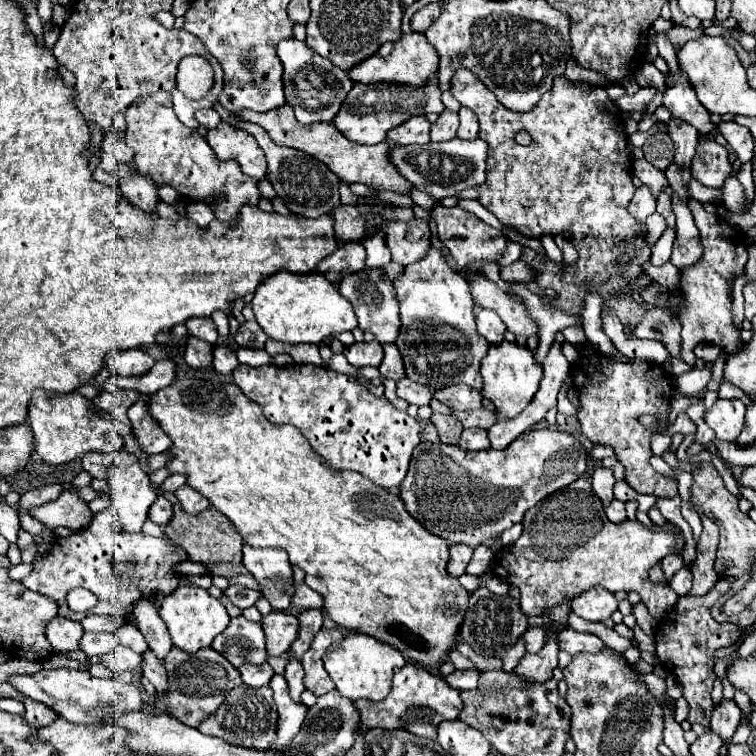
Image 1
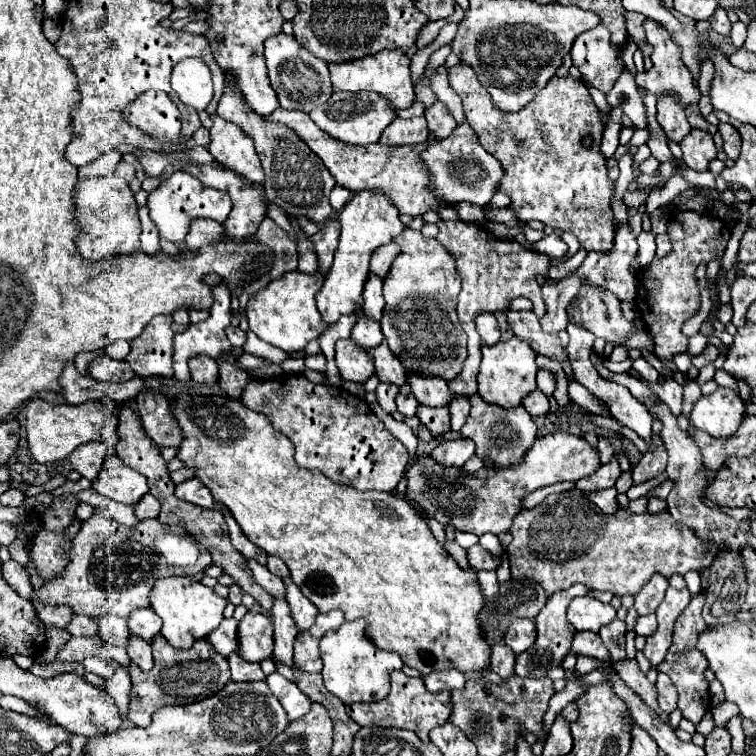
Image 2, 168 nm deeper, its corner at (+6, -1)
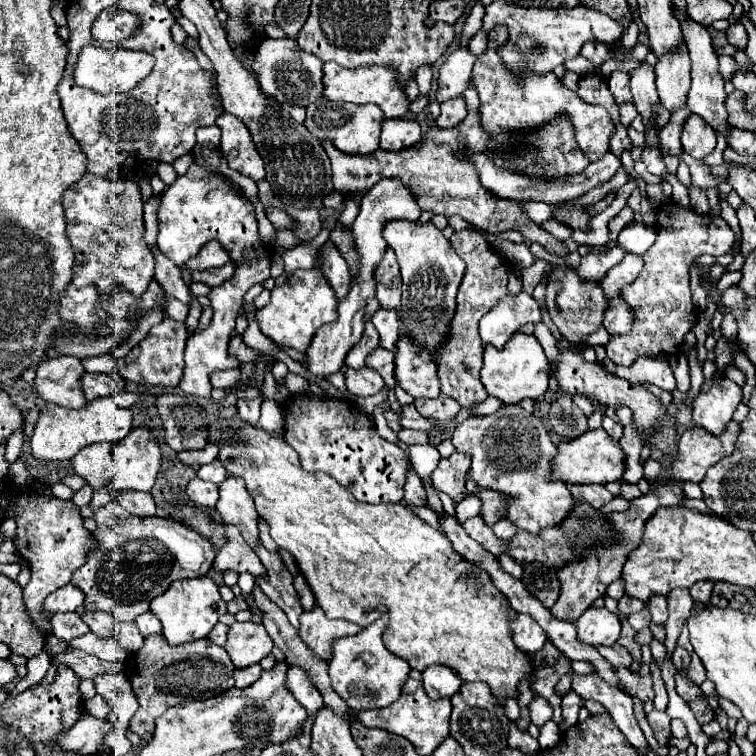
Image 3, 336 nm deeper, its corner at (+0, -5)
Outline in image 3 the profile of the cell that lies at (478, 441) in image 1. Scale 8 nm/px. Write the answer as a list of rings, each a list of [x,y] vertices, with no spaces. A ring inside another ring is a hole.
[[[454,451],[450,457],[440,459],[438,467],[432,473],[432,483],[436,489],[448,493],[454,503],[464,499],[466,493],[466,473],[470,469],[470,457],[466,457],[466,453],[458,453]]]

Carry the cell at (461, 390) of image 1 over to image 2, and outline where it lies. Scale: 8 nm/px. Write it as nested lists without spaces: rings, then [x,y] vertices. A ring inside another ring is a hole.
[[[408,373],[406,383],[410,385],[410,393],[420,401],[420,405],[440,407],[448,405],[454,399],[452,393],[448,393],[448,383],[442,377]]]

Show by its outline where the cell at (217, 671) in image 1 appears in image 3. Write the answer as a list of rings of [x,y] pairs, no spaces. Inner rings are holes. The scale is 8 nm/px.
[[[150,635],[138,653],[132,653],[126,661],[126,677],[138,697],[138,711],[130,721],[130,731],[142,737],[146,743],[154,733],[154,721],[166,709],[196,699],[210,699],[226,689],[234,687],[234,665],[224,647],[214,645],[210,639],[198,639],[186,645],[172,647],[164,635]]]

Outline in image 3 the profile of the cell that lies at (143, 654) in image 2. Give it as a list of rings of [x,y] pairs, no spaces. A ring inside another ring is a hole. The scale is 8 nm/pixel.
[[[118,623],[116,637],[118,637],[120,645],[128,653],[136,653],[142,647],[142,643],[144,643],[144,637],[140,635],[140,631],[138,631],[138,627],[134,623]]]

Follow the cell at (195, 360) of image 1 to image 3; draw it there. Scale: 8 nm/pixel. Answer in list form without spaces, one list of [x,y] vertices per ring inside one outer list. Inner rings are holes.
[[[238,369],[214,371],[214,373],[210,375],[210,383],[212,383],[212,387],[228,389],[228,387],[234,387],[238,381],[240,381],[240,371],[238,371]]]

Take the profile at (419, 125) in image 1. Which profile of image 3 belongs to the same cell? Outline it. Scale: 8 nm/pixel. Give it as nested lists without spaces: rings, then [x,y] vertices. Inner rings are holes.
[[[386,119],[382,125],[380,149],[398,151],[416,145],[422,139],[422,129],[418,121],[410,119]]]

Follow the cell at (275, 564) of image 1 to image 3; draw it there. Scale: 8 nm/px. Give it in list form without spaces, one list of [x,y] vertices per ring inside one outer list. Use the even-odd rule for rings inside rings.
[[[226,477],[226,481],[220,483],[220,499],[216,503],[216,511],[224,523],[234,525],[242,533],[250,547],[262,545],[254,501],[250,501],[250,495],[238,477]]]

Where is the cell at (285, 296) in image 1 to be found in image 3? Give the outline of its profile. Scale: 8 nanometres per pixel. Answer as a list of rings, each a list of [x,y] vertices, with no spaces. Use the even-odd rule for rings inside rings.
[[[298,269],[288,275],[286,283],[272,289],[270,303],[262,309],[256,309],[256,321],[260,325],[260,331],[278,347],[290,347],[306,353],[318,327],[332,323],[338,317],[336,303],[338,299],[320,269]]]

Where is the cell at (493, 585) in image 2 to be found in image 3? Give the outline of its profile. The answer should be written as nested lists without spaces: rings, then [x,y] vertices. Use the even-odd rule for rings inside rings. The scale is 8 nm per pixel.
[[[516,613],[514,619],[510,619],[510,629],[512,629],[512,639],[514,645],[532,655],[536,651],[540,651],[544,647],[546,641],[546,633],[544,629],[534,621],[534,617],[524,615],[524,613]]]

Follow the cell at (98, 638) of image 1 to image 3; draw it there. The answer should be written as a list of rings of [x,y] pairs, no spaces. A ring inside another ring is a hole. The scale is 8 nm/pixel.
[[[68,649],[66,653],[60,653],[54,657],[48,673],[46,673],[46,679],[42,679],[42,683],[50,683],[52,677],[56,675],[58,671],[58,665],[66,665],[70,667],[80,679],[94,679],[96,675],[100,673],[108,673],[112,667],[110,663],[98,659],[96,655],[90,655],[86,651],[80,651],[80,649]]]

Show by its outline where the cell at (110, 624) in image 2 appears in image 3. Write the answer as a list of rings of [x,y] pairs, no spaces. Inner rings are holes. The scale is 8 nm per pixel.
[[[82,613],[84,623],[90,627],[92,633],[96,633],[102,639],[108,639],[114,635],[114,629],[118,625],[118,621],[114,621],[114,617],[110,617],[110,613]]]

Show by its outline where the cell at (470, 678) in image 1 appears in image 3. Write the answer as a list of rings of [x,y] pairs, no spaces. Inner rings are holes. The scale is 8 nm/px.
[[[428,667],[424,673],[422,673],[422,685],[424,685],[424,691],[432,697],[432,699],[442,699],[442,697],[452,697],[460,685],[464,681],[452,673],[450,667]]]

